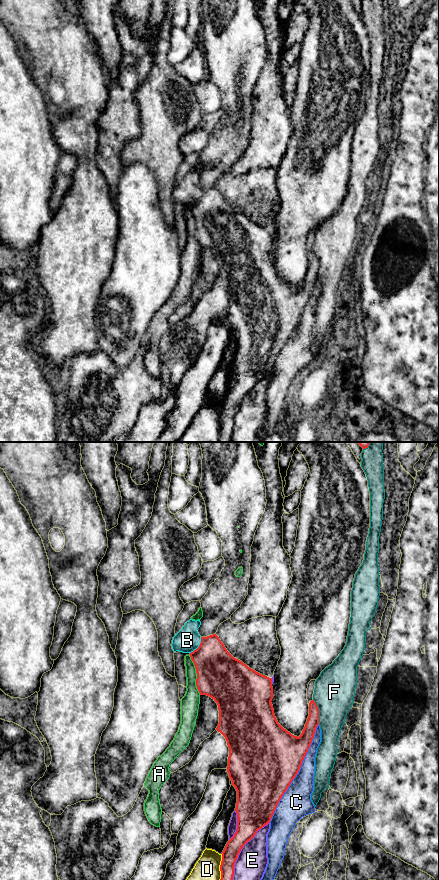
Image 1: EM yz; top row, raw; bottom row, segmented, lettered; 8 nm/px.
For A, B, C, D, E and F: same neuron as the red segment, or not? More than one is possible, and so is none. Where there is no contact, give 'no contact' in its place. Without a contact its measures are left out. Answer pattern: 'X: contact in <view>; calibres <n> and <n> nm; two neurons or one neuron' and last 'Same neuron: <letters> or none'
A: contact in yz; calibres 380 and 150 nm; two neurons
B: contact in yz; calibres 340 and 200 nm; one neuron
C: contact in yz; calibres 500 and 240 nm; two neurons
D: contact in yz; calibres 130 and 190 nm; two neurons
E: contact in yz; calibres 200 and 240 nm; two neurons
F: contact in yz; calibres 110 and 320 nm; two neurons
Same neuron: B

